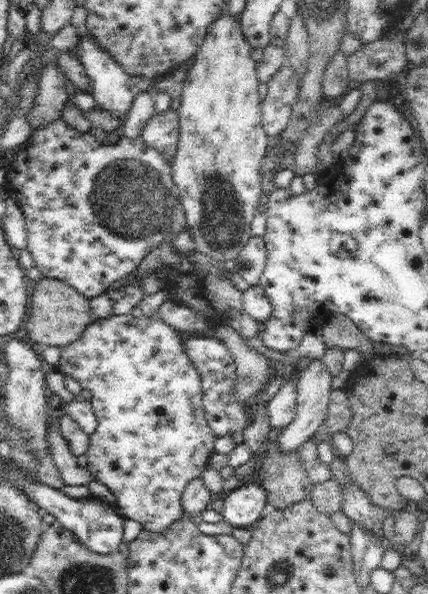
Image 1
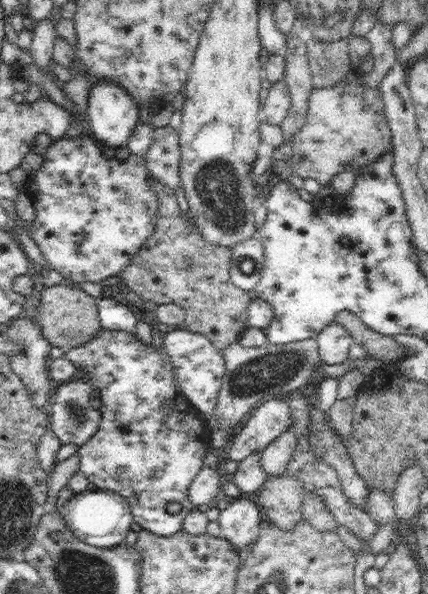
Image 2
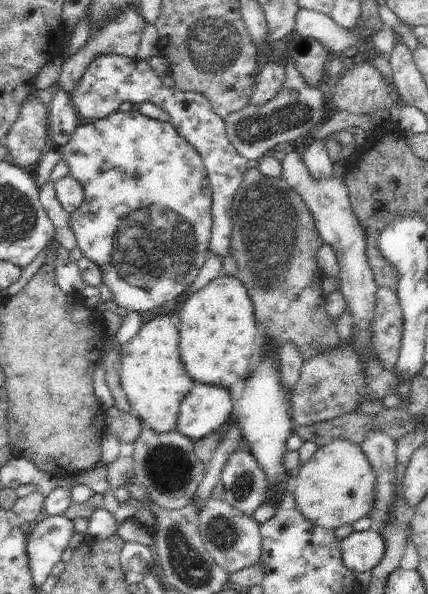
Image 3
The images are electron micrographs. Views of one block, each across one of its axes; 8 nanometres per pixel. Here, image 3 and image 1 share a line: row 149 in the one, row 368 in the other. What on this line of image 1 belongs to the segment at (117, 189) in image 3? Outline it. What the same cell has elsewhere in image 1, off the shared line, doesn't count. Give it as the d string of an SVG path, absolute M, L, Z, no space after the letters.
M111 316L111 318L105 318L105 320L89 324L79 340L75 340L73 344L67 344L67 346L61 348L61 366L59 368L65 374L69 374L71 378L75 378L81 384L83 390L91 392L89 404L91 404L91 408L95 412L95 418L97 418L97 428L89 436L89 448L85 452L85 456L87 456L87 470L93 474L93 480L97 480L97 482L101 482L103 486L109 488L109 492L115 496L115 506L121 510L125 520L139 522L143 530L153 532L153 534L163 534L173 522L177 522L179 518L187 518L185 512L183 512L183 506L181 506L183 490L189 484L189 480L199 478L207 470L209 458L213 456L215 432L211 430L211 426L207 424L207 418L205 418L205 410L207 408L205 408L205 396L203 396L203 390L201 390L201 378L193 370L189 360L185 358L185 352L183 352L181 344L183 344L183 340L179 338L177 330L173 326L169 326L169 324L165 324L159 316L149 316L149 318L145 318L145 316L139 316L139 318L133 318L133 316Z

